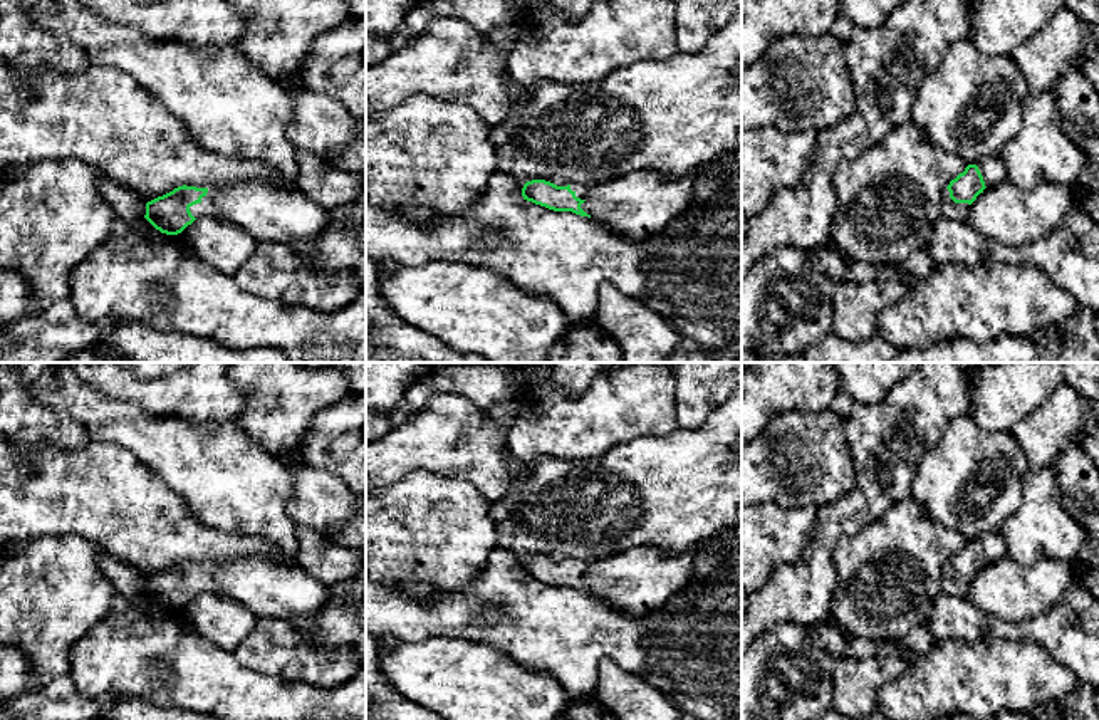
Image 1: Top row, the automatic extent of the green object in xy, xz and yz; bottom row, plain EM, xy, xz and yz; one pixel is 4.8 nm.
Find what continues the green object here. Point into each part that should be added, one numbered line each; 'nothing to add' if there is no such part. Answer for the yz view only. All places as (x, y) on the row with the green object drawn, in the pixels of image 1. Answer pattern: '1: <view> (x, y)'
1: yz (948, 208)

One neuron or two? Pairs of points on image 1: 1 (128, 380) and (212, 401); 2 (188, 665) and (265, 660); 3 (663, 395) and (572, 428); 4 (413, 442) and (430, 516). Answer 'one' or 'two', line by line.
1: one
2: two
3: one
4: two

